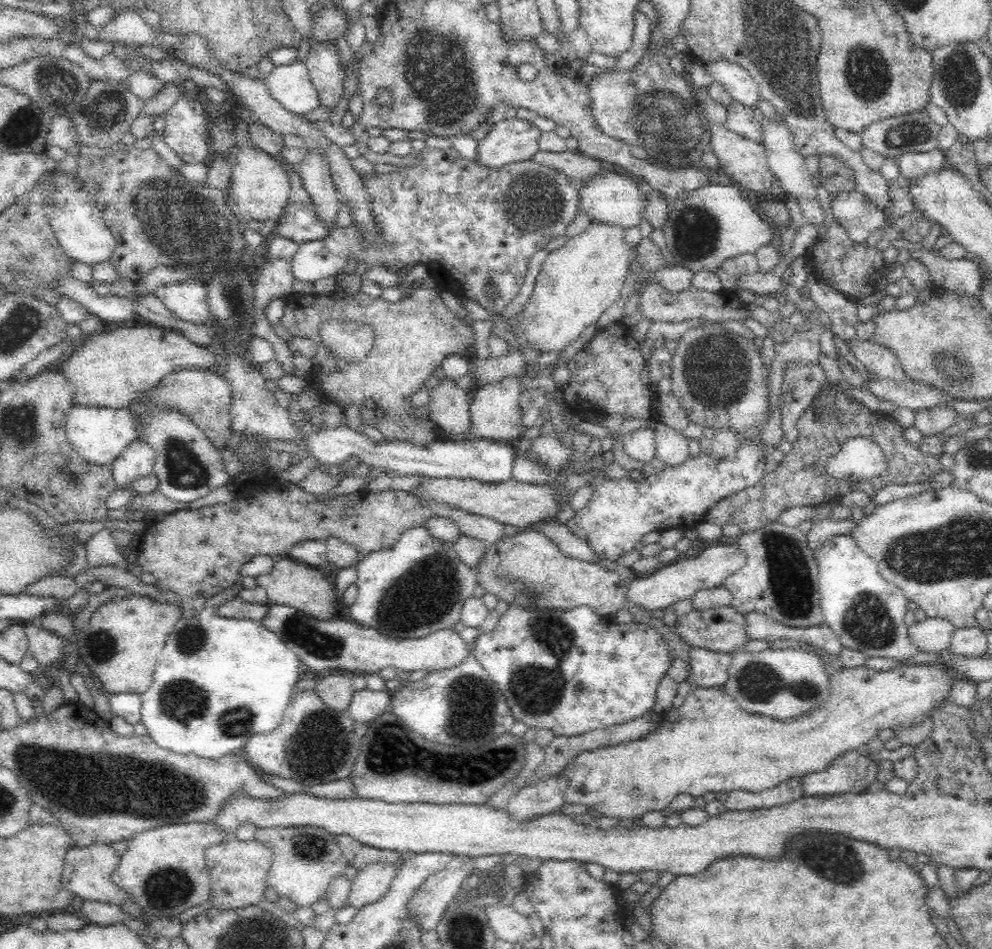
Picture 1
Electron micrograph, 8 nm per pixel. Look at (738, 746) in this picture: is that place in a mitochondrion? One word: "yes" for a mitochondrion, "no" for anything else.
no

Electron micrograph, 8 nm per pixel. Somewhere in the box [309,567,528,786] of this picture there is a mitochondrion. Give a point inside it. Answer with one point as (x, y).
(474, 707)

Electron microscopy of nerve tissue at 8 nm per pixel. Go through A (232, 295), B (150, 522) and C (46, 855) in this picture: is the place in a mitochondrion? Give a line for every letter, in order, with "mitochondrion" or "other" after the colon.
A: mitochondrion
B: other
C: other

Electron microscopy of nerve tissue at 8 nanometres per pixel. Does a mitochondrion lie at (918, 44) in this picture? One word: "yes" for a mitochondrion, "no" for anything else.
no

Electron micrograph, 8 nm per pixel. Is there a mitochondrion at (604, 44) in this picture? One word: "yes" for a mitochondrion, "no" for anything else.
no

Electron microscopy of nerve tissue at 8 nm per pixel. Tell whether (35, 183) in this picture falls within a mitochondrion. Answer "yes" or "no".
no

